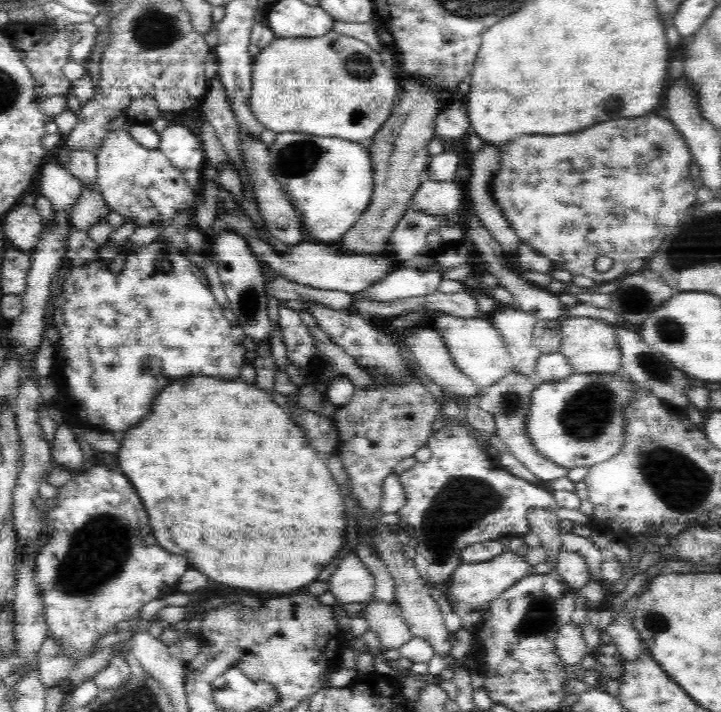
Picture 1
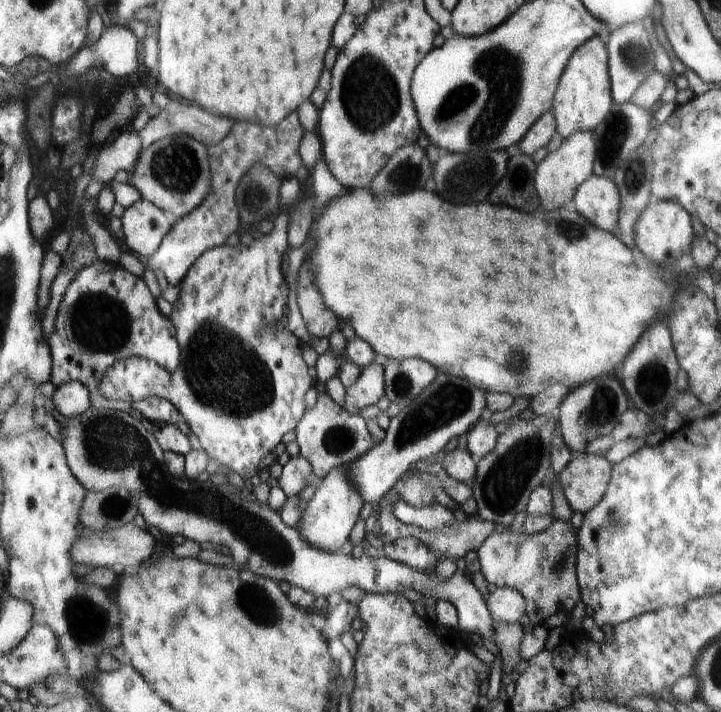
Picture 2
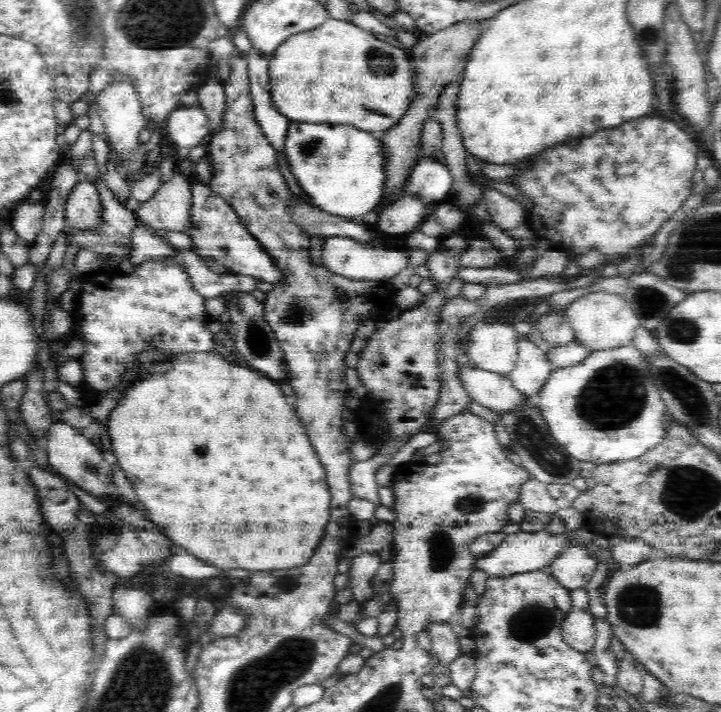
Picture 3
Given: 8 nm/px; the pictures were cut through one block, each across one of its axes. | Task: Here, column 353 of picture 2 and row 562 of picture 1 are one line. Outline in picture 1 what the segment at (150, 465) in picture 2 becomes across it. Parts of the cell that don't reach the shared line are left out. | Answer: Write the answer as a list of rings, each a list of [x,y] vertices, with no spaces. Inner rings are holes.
[[[572,550],[559,552],[555,570],[560,580],[572,590],[583,588],[591,578],[586,559]]]

